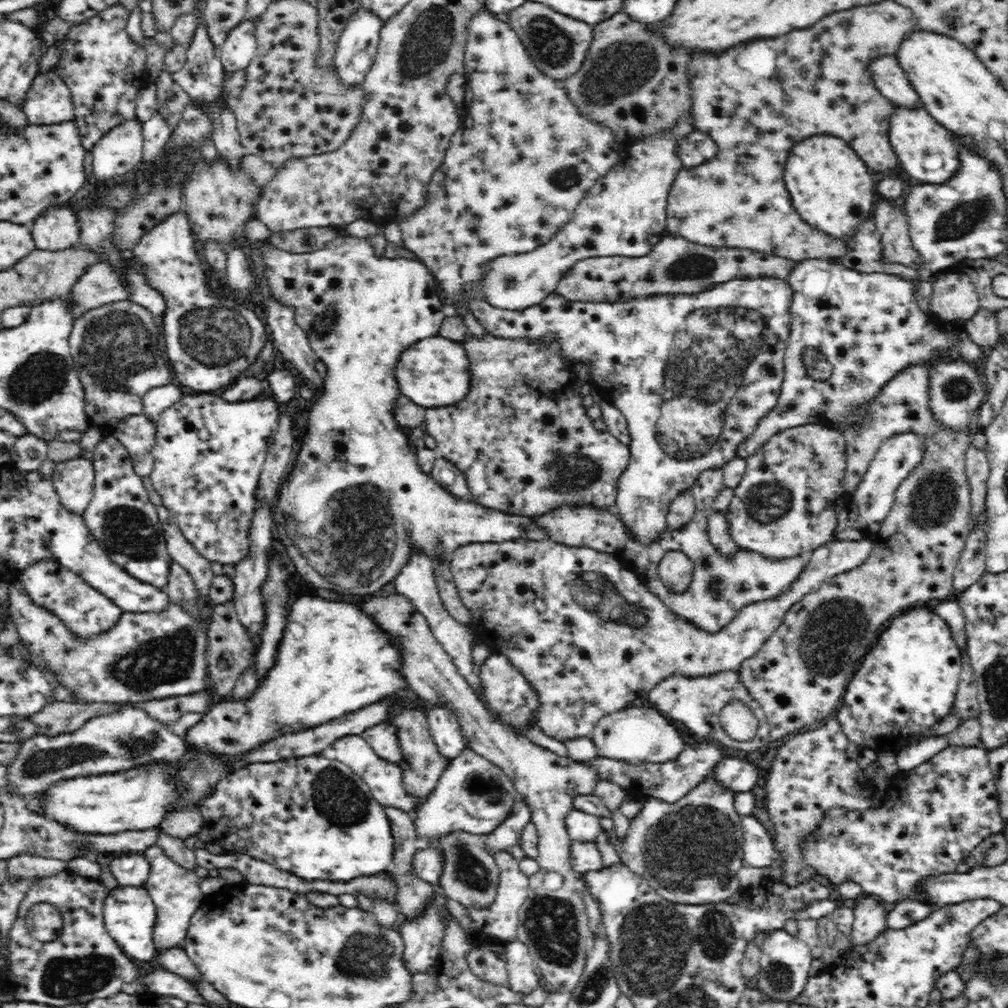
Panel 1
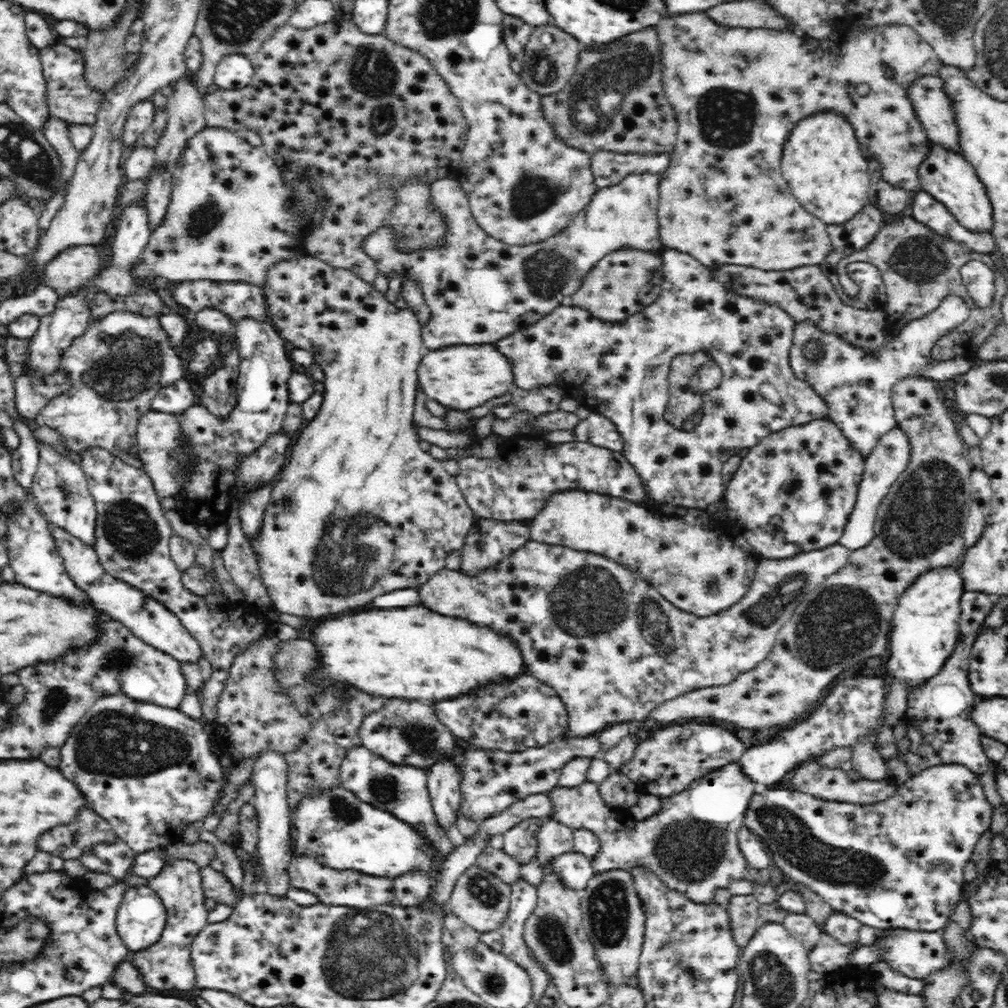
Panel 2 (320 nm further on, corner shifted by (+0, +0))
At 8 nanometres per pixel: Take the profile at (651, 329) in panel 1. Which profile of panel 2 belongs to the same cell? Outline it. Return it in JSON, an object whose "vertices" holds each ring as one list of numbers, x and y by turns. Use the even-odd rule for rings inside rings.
{"vertices":[[666,249,666,250,664,250,664,252,662,252,662,256,660,256,660,257,661,257,661,261,662,261,662,262,663,262,663,266,664,266,664,270,663,270,663,273,664,273,664,284,662,284,662,288,664,288,664,290,662,290,662,294,660,294,660,296,658,296,658,300,656,300,656,302,654,302,654,304,650,304,650,306,648,306,648,308,644,308,644,310,640,310,640,312,636,312,636,314,634,314,634,316,630,316,630,318,628,318,628,320,624,320,624,322,614,322,614,324,612,324,612,323,611,323,611,322,604,322,604,321,603,321,603,320,600,320,600,319,599,319,599,318,598,318,598,317,594,317,594,316,592,316,592,315,591,315,591,314,590,314,590,312,588,312,588,311,587,311,587,310,586,310,586,309,584,309,584,308,580,308,580,307,577,307,577,306,574,306,574,305,572,305,572,304,569,304,569,303,567,303,567,302,566,302,566,303,564,303,564,304,560,304,560,305,558,305,558,306,557,306,557,307,556,307,556,308,553,308,553,309,552,309,552,310,551,310,551,311,550,311,550,312,549,312,549,313,546,313,546,314,545,314,545,315,544,315,544,316,543,316,543,317,540,317,540,318,539,318,539,319,538,319,538,320,537,320,537,321,534,321,534,322,533,322,533,323,532,323,532,324,529,324,529,325,526,325,526,328,523,328,523,329,522,329,522,330,516,330,516,332,512,332,512,334,508,334,508,336,504,336,504,338,500,338,500,339,498,339,498,340,497,340,497,341,496,341,496,342,494,342,494,345,495,345,495,347,496,347,496,350,497,350,497,351,498,351,498,352,499,352,499,353,500,353,500,354,503,354,503,356,505,356,505,359,506,359,506,360,507,360,507,363,508,363,508,364,509,364,509,366,510,366,510,367,511,367,511,374,513,374,513,382,514,382,514,386,515,386,515,387,516,387,516,388,520,388,520,389,531,389,531,388,534,388,534,387,537,387,537,386,538,386,538,385,549,385,549,384,550,384,550,383,560,383,560,391,559,391,559,393,560,393,560,396,568,396,568,397,569,397,569,398,573,398,573,399,574,399,574,400,576,400,576,401,577,401,577,402,578,402,578,404,580,404,580,405,582,405,582,406,584,406,584,408,588,408,588,410,590,410,590,411,594,411,594,412,597,412,597,413,602,413,602,415,604,415,604,416,606,416,606,417,610,417,610,420,612,420,612,422,613,422,613,423,614,423,614,424,615,424,615,425,616,425,616,428,617,428,617,429,618,429,618,431,620,431,620,434,621,434,621,435,622,435,622,440,623,440,623,450,622,450,622,451,623,451,623,455,624,455,624,456,625,456,625,457,626,457,626,460,627,460,627,461,628,461,628,462,629,462,629,463,630,463,630,464,631,464,631,467,632,467,632,468,633,468,633,469,634,469,634,470,635,470,635,471,636,471,636,474,637,474,637,475,638,475,638,476,639,476,639,480,641,480,641,483,642,483,642,486,643,486,643,492,645,492,645,500,644,500,644,501,643,501,643,503,645,503,645,505,658,505,658,506,660,506,660,507,669,507,669,508,670,508,670,509,674,509,674,508,677,508,677,507,684,507,684,508,685,508,685,509,686,509,686,510,705,510,705,511,706,511,706,509,707,509,707,508,708,508,708,507,710,507,710,506,711,506,711,505,712,505,712,504,713,504,713,503,714,503,714,502,717,502,717,501,720,501,720,500,722,500,722,498,723,498,723,494,724,494,724,492,725,492,725,484,724,484,724,483,723,483,723,482,722,482,722,475,721,475,721,472,722,472,722,468,723,468,723,464,724,464,724,463,725,463,725,462,728,462,728,460,730,460,730,458,732,458,732,456,736,456,736,455,738,455,738,454,739,454,739,453,740,453,740,452,741,452,741,451,742,451,742,450,745,450,745,449,746,449,746,450,747,450,747,449,750,449,750,448,754,448,754,446,756,446,756,445,757,445,757,444,758,444,758,443,759,443,759,442,760,442,760,441,761,441,761,440,762,440,762,439,765,439,765,438,766,438,766,437,767,437,767,436,768,436,768,435,771,435,771,434,772,434,772,433,773,433,773,432,778,432,778,431,781,431,781,430,784,430,784,429,785,429,785,428,788,428,788,427,790,427,790,426,794,426,794,425,801,425,801,424,806,424,806,423,807,423,807,422,810,422,810,421,811,421,811,420,818,420,818,419,824,419,824,418,826,418,826,416,827,416,827,408,826,408,826,403,825,403,825,402,824,402,824,401,823,401,823,400,822,400,822,398,820,398,820,396,818,396,818,394,816,394,816,392,814,392,814,390,812,390,812,388,810,388,810,386,808,386,808,384,806,384,806,382,802,382,802,380,798,380,798,378,794,378,794,376,795,376,795,373,794,373,794,372,793,372,793,370,792,370,792,368,790,368,790,366,788,366,788,350,790,350,790,344,791,344,791,341,792,341,792,334,794,334,794,330,793,330,793,328,794,328,794,325,795,325,795,320,794,320,794,317,792,317,792,316,790,316,790,313,788,313,788,312,786,312,786,311,784,311,784,309,782,309,782,307,780,307,780,306,778,306,778,305,776,305,776,304,766,304,766,302,762,302,762,300,760,300,760,299,758,299,758,300,754,300,754,298,748,298,748,296,736,296,736,294,732,294,732,292,726,292,726,290,724,290,724,286,722,286,722,284,716,284,716,282,712,282,712,280,710,280,710,278,708,278,708,276,704,276,704,278,702,278,702,268,704,268,704,266,702,266,702,264,698,264,698,260,694,260,694,258,692,258,692,256,686,256,686,254,680,254,680,252,676,252,676,250,668,250,668,249],[698,348,704,348,704,350,708,350,708,352,710,352,710,354,712,354,712,356,714,356,714,358,716,358,716,360,718,360,718,364,720,364,720,366,722,366,722,372,724,372,724,380,722,380,722,379,721,379,721,377,722,377,722,374,721,374,721,371,720,371,720,369,719,369,719,367,718,367,718,366,717,366,717,364,716,364,716,363,715,363,715,362,714,362,714,361,713,361,713,359,712,359,712,357,711,357,711,355,708,355,708,354,707,354,707,353,705,353,705,352,702,352,702,351,698,351,698,352,696,352,696,350,698,350],[766,382,768,382,768,386,772,386,772,388,774,388,774,390,776,390,776,394,778,394,778,402,772,402,772,400,770,400,770,398,768,398,768,396,766,396,766,394,764,394,764,386,766,386]]}

